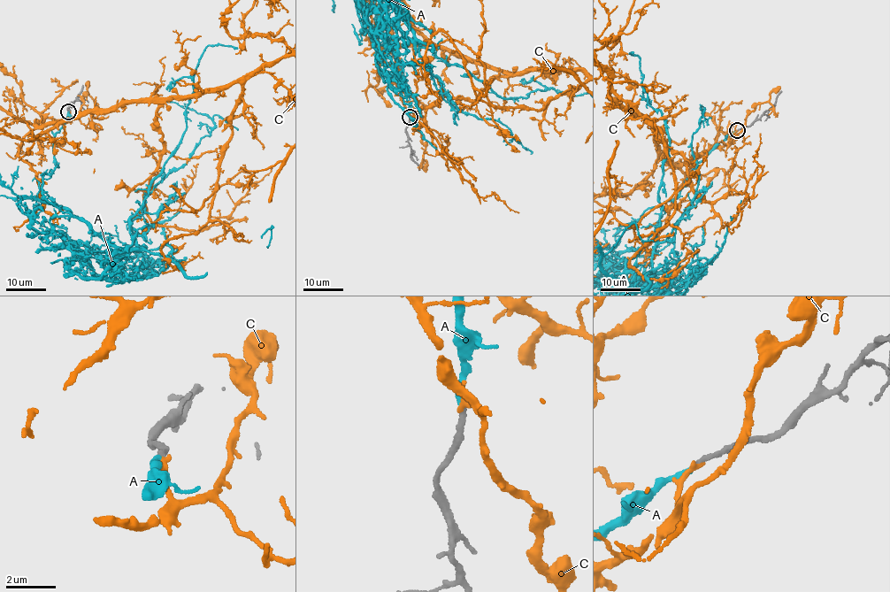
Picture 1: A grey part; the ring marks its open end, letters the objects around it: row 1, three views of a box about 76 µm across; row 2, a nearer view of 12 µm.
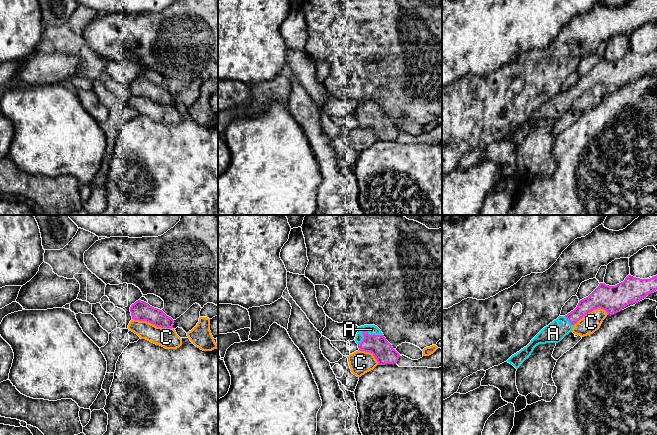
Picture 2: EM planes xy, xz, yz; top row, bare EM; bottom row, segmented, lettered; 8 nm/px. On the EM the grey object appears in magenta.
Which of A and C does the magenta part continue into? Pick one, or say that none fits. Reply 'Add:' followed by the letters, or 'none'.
Add: A

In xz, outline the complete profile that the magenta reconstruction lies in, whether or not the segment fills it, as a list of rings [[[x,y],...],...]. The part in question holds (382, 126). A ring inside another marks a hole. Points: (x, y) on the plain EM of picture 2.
[[[375,101],[358,103],[355,113],[360,127],[370,128],[378,141],[396,140],[400,130],[386,116],[381,106]]]

